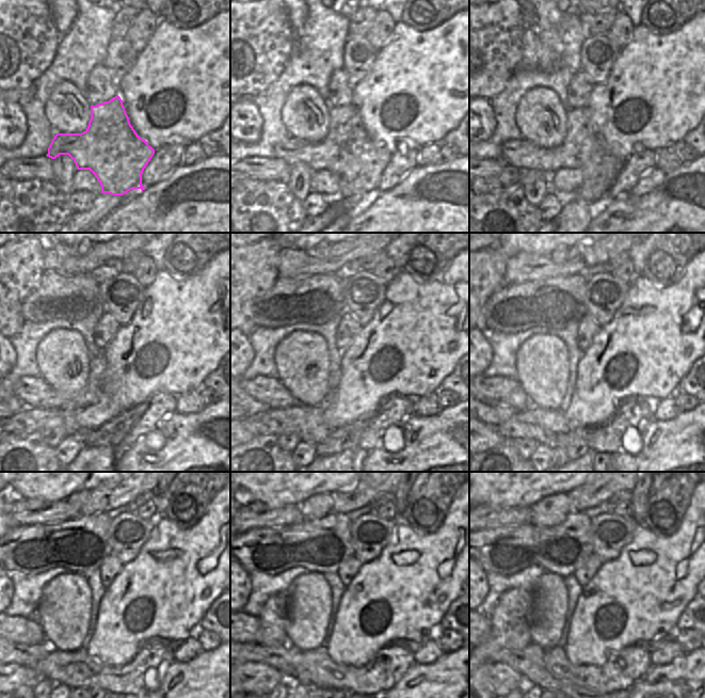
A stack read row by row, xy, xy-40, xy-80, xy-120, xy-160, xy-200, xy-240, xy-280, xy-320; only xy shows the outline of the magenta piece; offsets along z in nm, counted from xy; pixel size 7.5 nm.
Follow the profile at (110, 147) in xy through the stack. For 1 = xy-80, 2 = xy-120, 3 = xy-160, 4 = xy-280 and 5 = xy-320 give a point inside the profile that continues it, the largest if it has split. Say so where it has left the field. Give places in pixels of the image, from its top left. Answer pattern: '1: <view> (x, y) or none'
1: xy-80 (582, 148)
2: xy-120 (33, 392)
3: xy-160 (269, 391)
4: xy-280 (252, 628)
5: xy-320 (491, 623)

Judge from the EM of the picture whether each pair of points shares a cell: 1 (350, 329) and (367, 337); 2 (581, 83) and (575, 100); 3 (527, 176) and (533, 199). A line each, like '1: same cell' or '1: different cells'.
1: different cells
2: same cell
3: same cell

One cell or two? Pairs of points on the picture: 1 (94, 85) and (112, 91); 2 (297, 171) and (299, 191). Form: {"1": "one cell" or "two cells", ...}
{"1": "one cell", "2": "one cell"}

